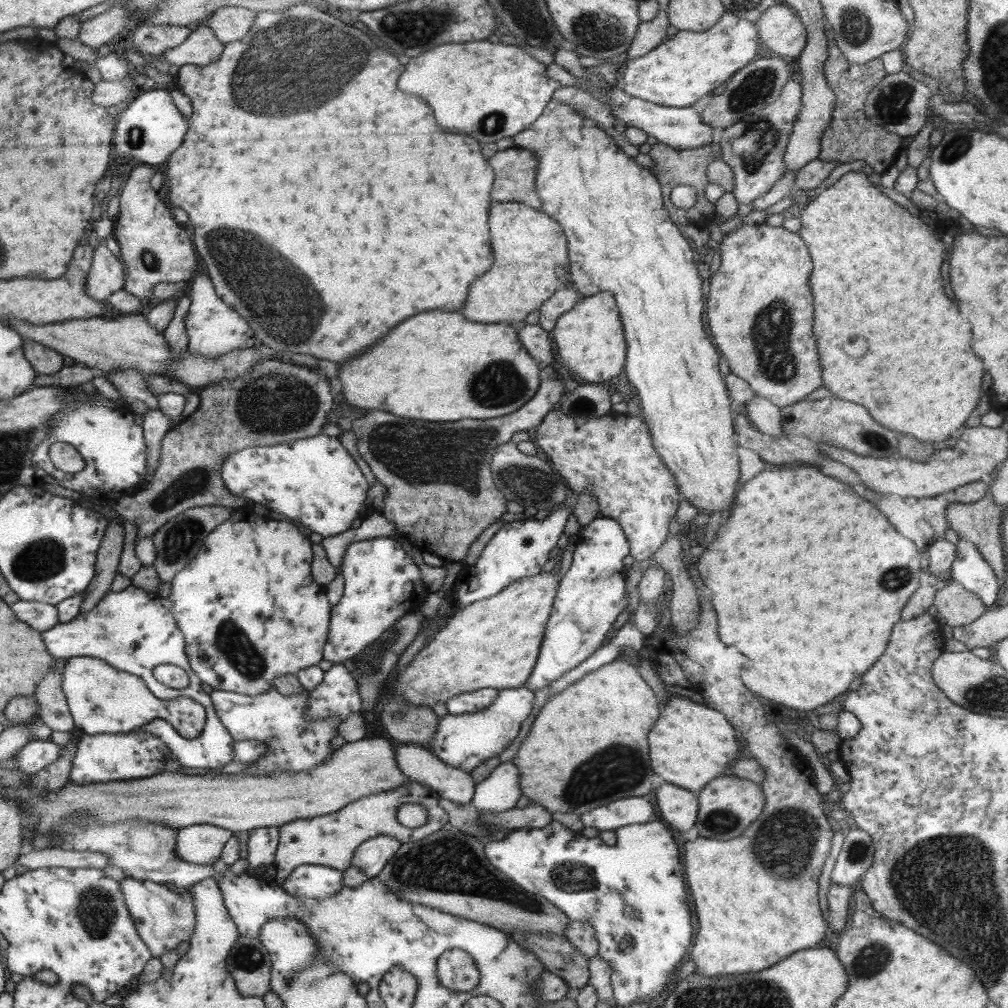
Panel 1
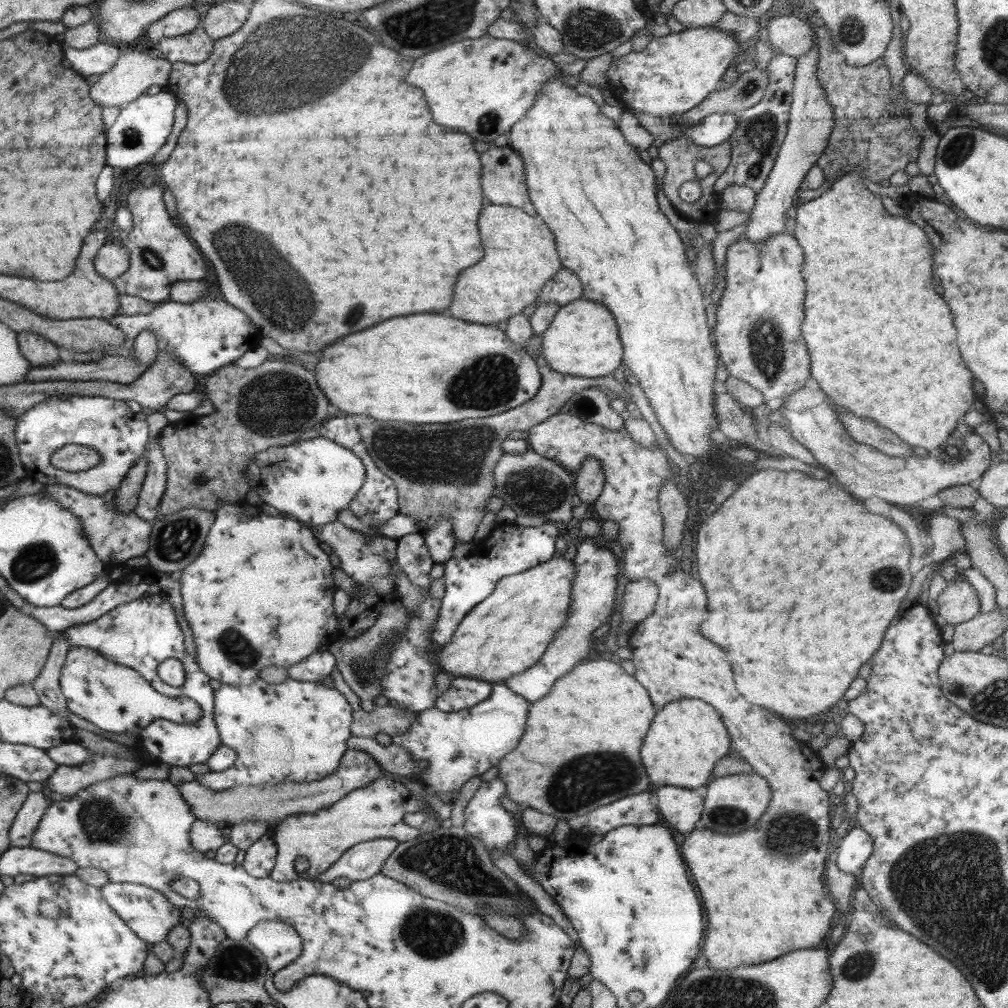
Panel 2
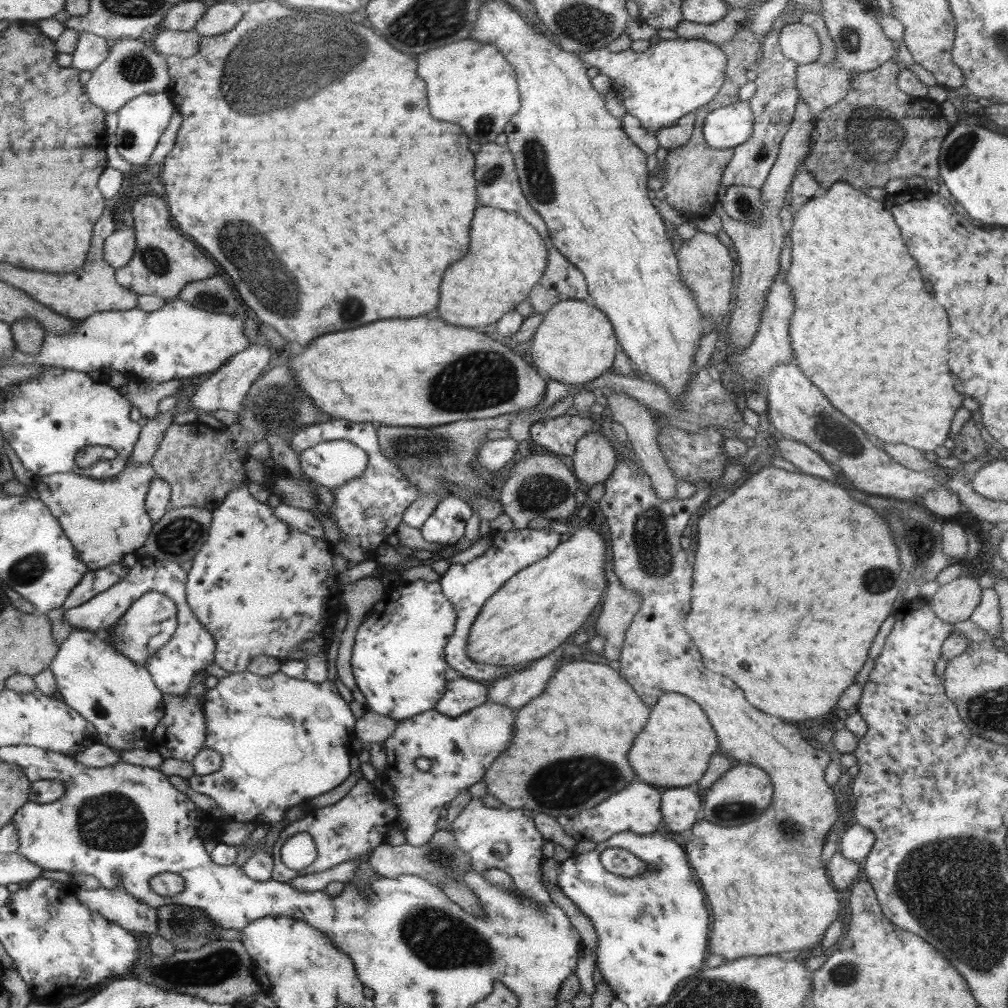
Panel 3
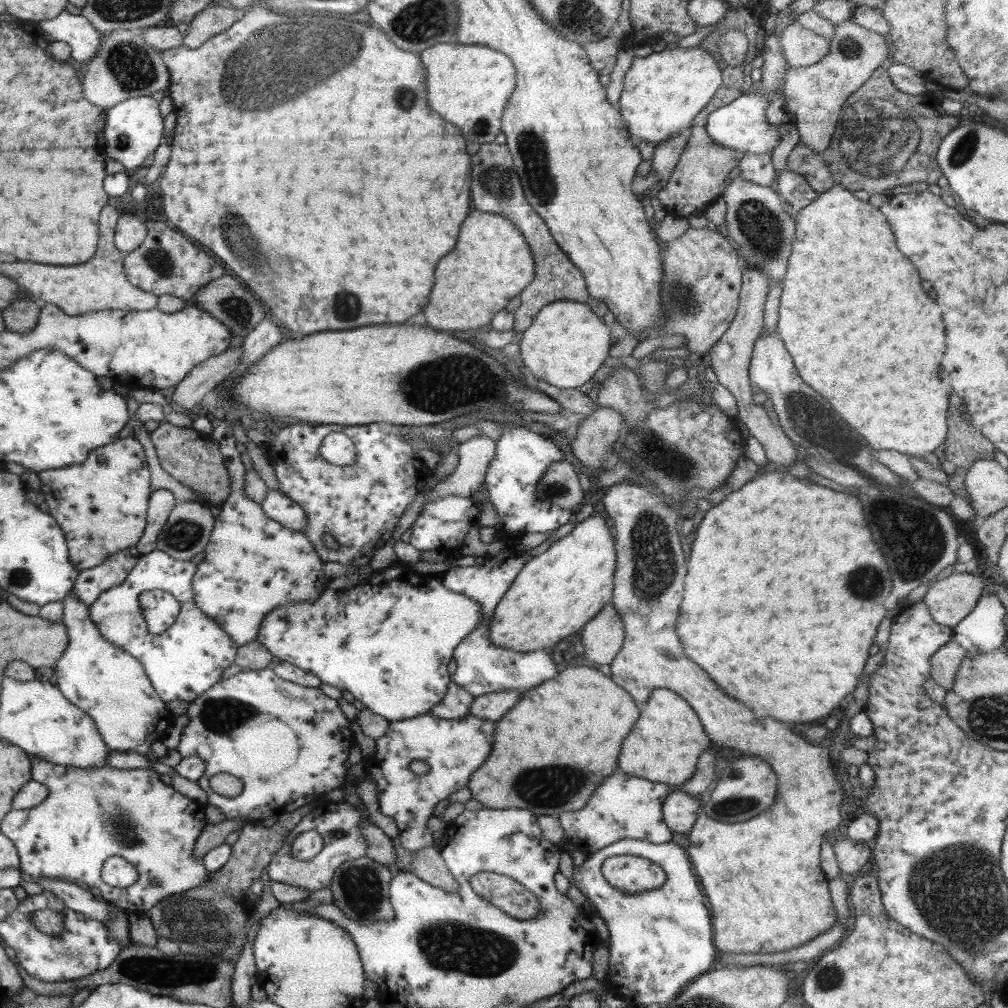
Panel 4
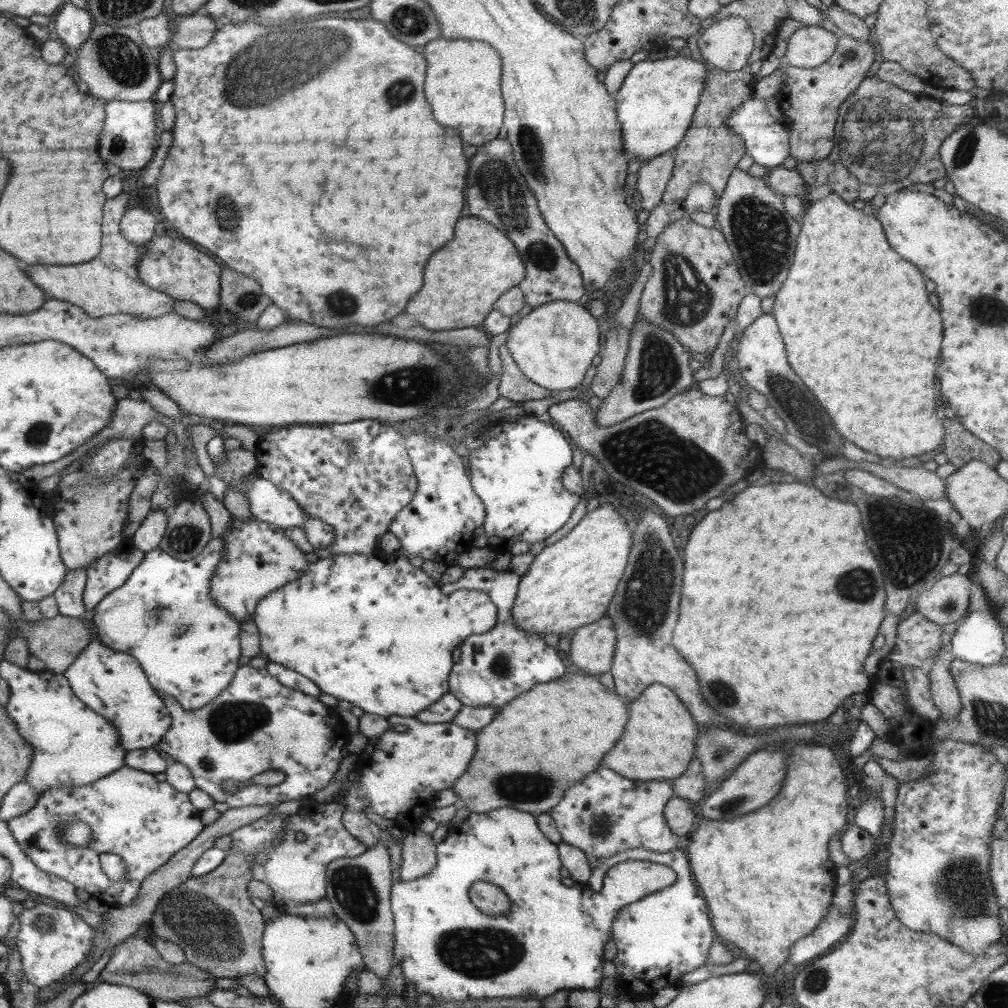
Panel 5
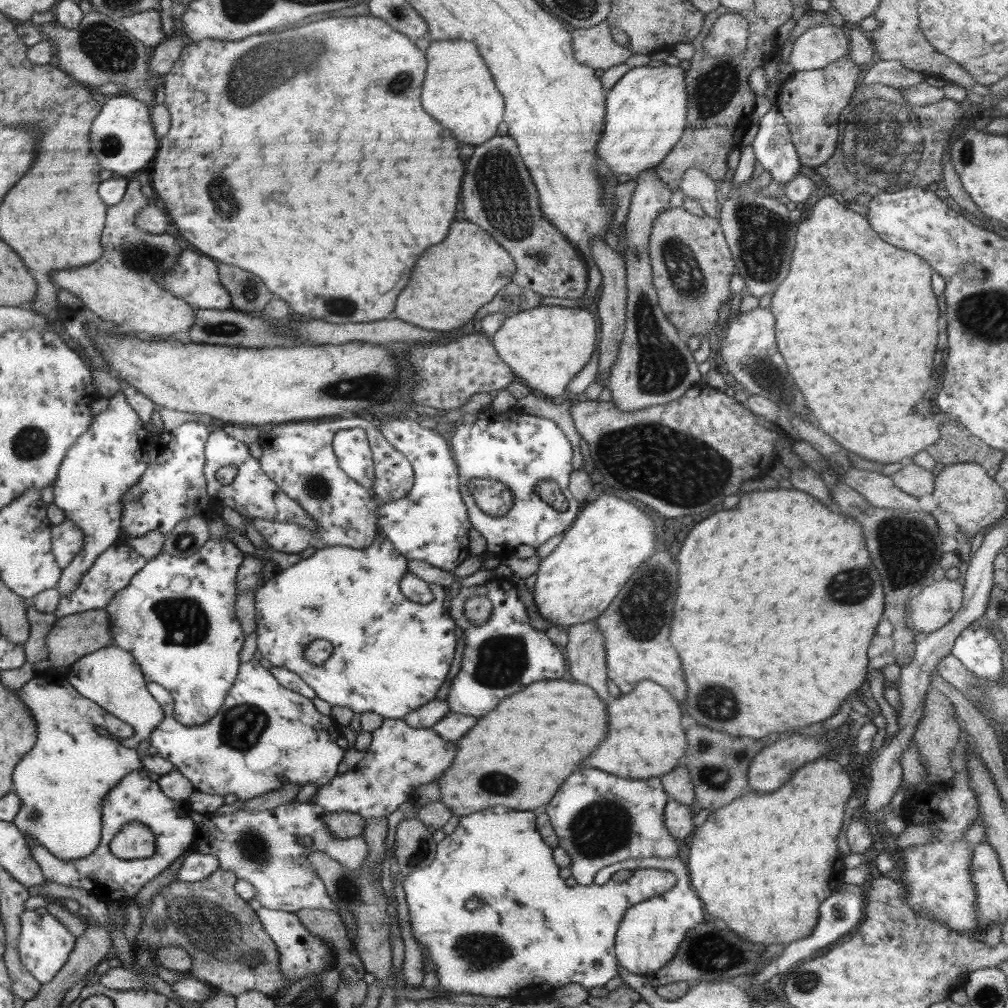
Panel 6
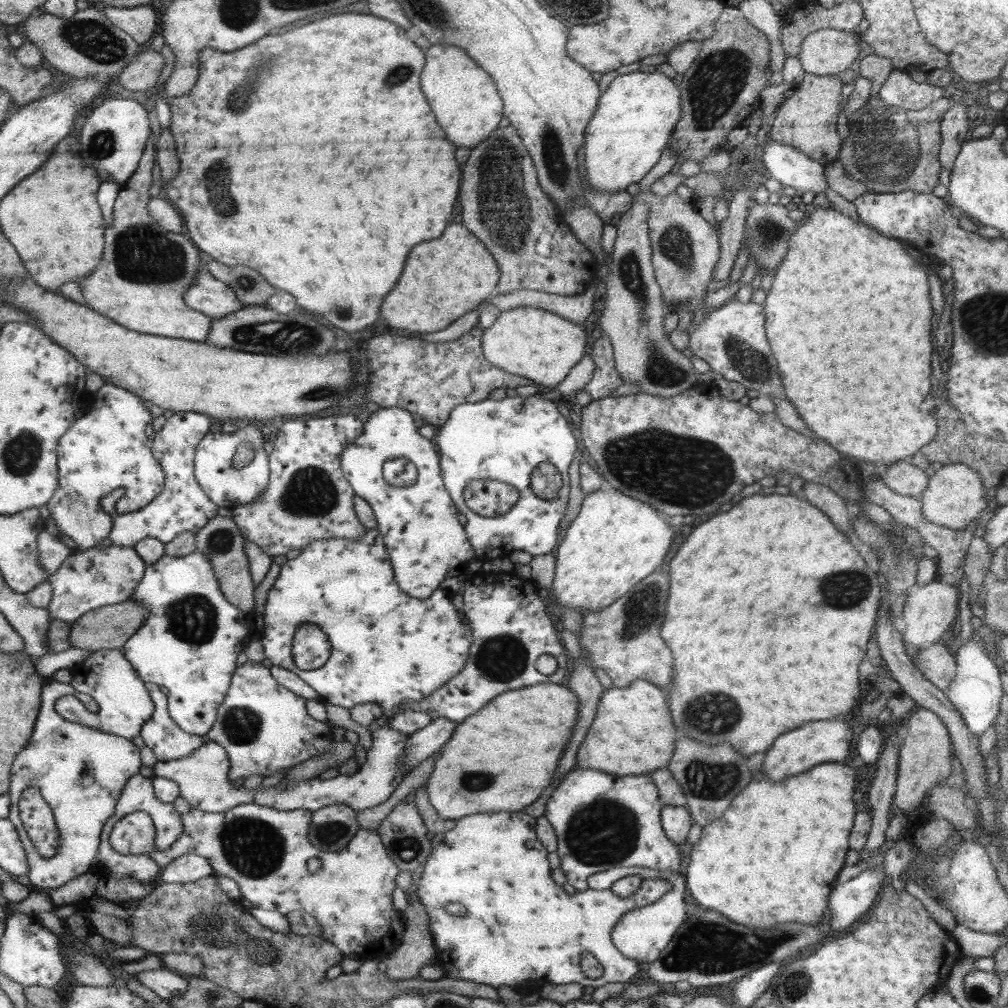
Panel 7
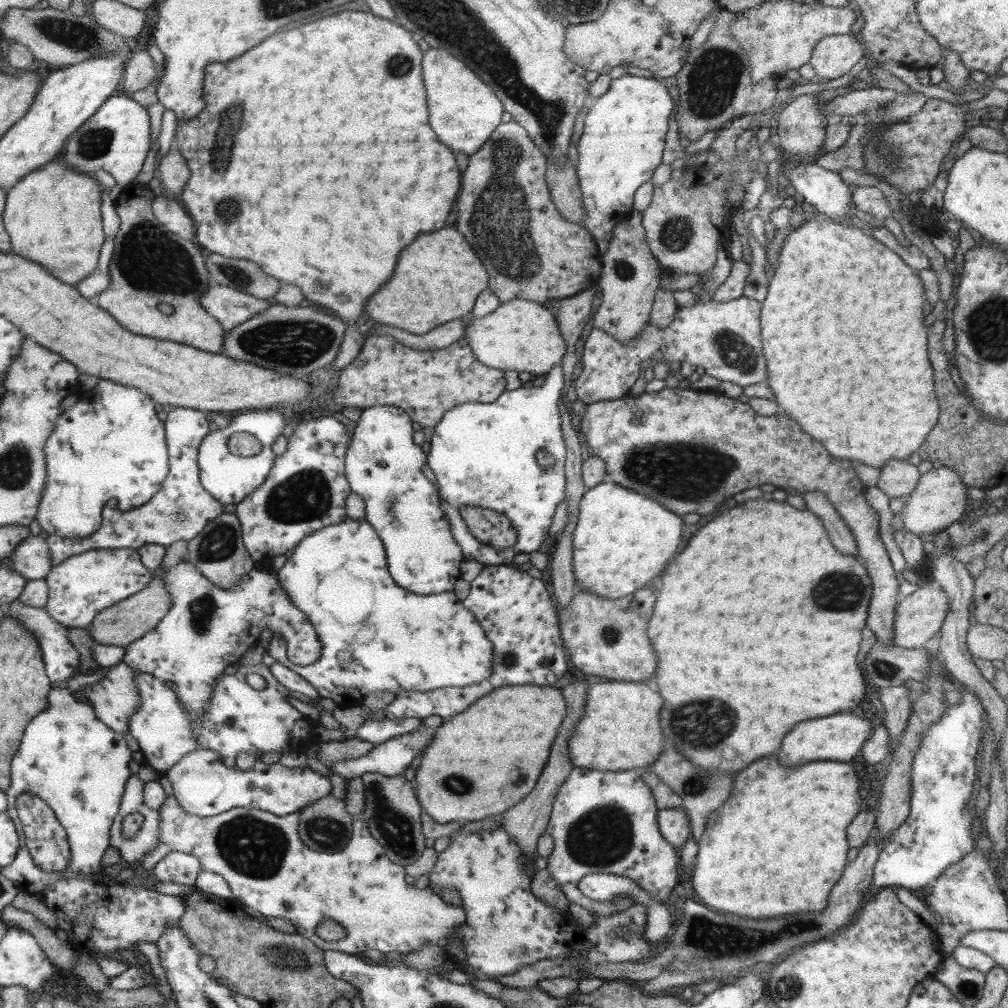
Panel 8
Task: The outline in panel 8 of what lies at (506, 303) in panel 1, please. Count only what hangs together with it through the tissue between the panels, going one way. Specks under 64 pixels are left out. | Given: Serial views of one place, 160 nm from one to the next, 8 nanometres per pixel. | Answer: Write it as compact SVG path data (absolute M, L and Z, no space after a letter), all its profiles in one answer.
M442 228L438 232L418 236L402 250L394 276L368 300L366 312L380 324L390 324L414 334L426 334L442 322L468 314L488 283L486 269L464 236L454 228Z

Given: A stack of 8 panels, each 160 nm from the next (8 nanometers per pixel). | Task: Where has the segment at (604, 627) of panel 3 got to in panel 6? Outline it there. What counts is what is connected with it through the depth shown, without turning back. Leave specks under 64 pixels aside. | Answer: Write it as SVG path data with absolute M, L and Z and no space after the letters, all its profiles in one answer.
M596 620L568 626L566 658L570 662L570 672L576 682L596 690L600 700L610 698L608 682L605 638Z

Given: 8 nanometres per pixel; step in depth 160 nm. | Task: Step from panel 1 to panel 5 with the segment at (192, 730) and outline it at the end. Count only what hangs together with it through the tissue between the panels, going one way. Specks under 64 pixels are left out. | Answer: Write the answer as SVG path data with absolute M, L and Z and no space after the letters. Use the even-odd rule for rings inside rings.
M86 568L68 569L64 581L54 592L59 614L74 618L87 618L90 613L83 603L83 591L87 580ZM98 638L64 672L72 692L96 714L101 714L119 734L125 750L152 748L168 732L171 716L164 701L148 682L148 675L130 654L101 643Z

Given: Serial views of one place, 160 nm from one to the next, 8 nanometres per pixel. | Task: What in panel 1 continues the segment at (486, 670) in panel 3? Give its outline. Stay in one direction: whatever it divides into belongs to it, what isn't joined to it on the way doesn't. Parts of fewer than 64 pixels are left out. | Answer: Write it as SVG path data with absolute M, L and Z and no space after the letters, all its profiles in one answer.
M564 503L550 511L550 515L544 520L534 518L503 524L502 528L492 536L486 548L482 550L481 557L476 560L474 566L466 570L466 578L461 573L458 574L453 584L452 594L448 597L453 614L472 602L494 596L498 591L504 590L507 585L522 578L539 574L549 560L548 554L557 547L568 517L572 514L573 507Z

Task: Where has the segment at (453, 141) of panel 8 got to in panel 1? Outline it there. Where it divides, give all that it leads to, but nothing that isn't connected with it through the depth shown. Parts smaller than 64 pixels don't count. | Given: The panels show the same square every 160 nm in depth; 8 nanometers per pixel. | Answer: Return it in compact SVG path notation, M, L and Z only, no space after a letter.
M485 39L464 44L444 44L436 50L428 50L416 58L410 58L406 72L398 80L398 86L406 94L424 98L434 110L438 124L448 132L462 132L488 144L526 130L542 114L552 100L554 90L561 86L557 80L548 77L547 70L546 65L528 55L520 46L492 44Z

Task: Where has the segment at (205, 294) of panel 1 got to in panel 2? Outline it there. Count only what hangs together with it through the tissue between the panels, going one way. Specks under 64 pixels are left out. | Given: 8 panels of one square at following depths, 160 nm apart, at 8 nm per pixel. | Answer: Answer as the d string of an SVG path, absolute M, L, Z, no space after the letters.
M204 297L189 303L162 301L149 314L115 315L108 321L124 332L125 341L120 346L105 346L101 350L104 355L133 357L133 346L138 333L150 329L155 334L157 354L147 364L147 370L160 353L168 351L192 374L210 375L220 367L234 363L261 340L259 330L244 312L216 297Z

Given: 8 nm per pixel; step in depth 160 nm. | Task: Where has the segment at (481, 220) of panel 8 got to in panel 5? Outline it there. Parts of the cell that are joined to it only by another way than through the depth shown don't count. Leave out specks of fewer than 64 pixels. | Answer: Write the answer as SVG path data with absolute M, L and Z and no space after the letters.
M492 140L480 146L472 156L466 180L468 212L496 226L518 249L526 269L525 279L518 288L524 293L528 306L534 309L558 300L578 303L586 293L579 268L542 218L536 197L516 168L510 146L507 140Z

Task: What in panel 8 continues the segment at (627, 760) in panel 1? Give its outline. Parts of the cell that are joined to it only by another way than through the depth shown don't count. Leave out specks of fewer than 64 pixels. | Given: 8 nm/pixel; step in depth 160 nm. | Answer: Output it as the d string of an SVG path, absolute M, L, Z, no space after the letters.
M502 686L498 689L494 689L492 694L486 694L484 698L480 698L476 704L472 704L468 710L464 710L462 714L442 722L442 726L438 730L433 731L433 739L430 742L430 746L425 748L426 754L421 757L421 765L415 774L413 782L417 782L417 799L421 804L421 807L426 811L436 822L459 821L474 822L475 820L482 820L486 816L494 816L494 814L503 814L505 810L508 810L510 806L518 804L523 798L526 798L526 794L530 794L530 790L534 788L538 776L542 774L542 768L546 766L546 760L548 760L548 752L550 752L550 746L554 742L554 736L556 736L556 730L560 728L562 720L566 716L566 702L560 694L560 690L552 688L552 686Z

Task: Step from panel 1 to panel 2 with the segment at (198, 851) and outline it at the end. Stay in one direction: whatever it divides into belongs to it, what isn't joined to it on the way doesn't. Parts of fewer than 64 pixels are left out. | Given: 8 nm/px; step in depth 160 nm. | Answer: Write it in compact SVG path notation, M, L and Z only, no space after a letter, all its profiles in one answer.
M198 819L191 826L190 840L192 846L200 852L218 850L229 841L231 825L225 822L210 822Z

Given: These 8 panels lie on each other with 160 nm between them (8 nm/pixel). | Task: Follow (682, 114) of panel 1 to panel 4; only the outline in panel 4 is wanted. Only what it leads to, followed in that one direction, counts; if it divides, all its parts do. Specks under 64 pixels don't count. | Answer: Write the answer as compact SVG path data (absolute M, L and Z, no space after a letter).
M745 90L743 94L736 98L731 104L724 106L709 114L706 123L707 133L722 146L762 154L773 150L780 143L778 127L772 126L766 116L766 108L770 106L772 99L766 95L758 95L752 90Z

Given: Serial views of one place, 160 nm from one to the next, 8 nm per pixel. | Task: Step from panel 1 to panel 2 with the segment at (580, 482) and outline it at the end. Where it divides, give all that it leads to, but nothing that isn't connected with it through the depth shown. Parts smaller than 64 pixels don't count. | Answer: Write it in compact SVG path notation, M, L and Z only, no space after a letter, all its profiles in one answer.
M568 413L553 414L530 428L528 442L534 452L558 462L572 474L580 470L585 458L589 456L597 458L602 465L605 474L603 491L593 507L600 516L600 521L614 522L618 527L618 544L624 551L622 561L625 563L621 576L629 581L650 580L656 584L659 592L653 613L641 620L630 632L628 644L631 660L636 667L633 677L646 688L655 709L662 710L669 702L682 698L698 698L707 702L716 709L724 722L731 746L751 764L754 773L770 784L770 812L764 812L764 816L756 822L756 826L762 828L750 828L742 834L732 836L714 834L710 830L694 830L690 838L682 842L682 856L690 868L690 874L702 898L702 906L706 910L706 918L710 922L702 946L708 966L714 970L728 970L736 966L768 962L793 950L814 949L832 928L832 919L840 916L834 899L822 883L824 860L829 856L831 816L829 791L819 785L826 766L808 743L794 737L792 729L783 720L774 718L770 710L752 706L738 694L726 652L722 652L700 634L698 626L708 618L704 588L690 573L684 573L682 568L678 573L674 571L679 566L681 553L664 547L664 520L659 509L658 495L665 480L675 478L676 469L668 465L664 449L643 447L630 437L625 427L617 431L610 430L599 424L584 422Z

